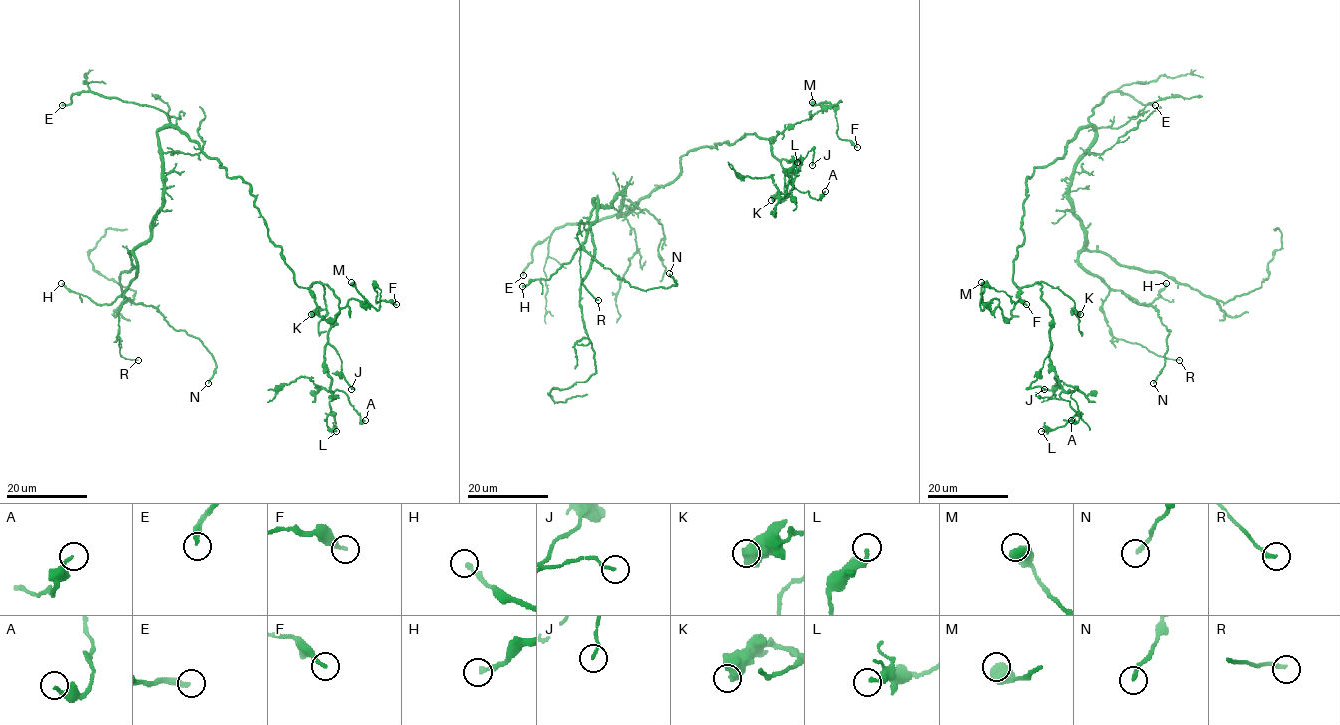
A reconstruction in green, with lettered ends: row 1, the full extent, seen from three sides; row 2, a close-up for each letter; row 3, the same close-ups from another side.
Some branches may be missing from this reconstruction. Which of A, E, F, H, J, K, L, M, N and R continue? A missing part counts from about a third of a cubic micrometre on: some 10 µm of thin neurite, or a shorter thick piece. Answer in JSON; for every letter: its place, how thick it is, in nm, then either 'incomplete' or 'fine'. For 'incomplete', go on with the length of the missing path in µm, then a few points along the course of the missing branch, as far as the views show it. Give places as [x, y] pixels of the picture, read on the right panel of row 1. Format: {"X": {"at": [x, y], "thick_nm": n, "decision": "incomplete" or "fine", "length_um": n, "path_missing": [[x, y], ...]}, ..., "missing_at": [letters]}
{"A": {"at": [1071, 420], "thick_nm": 220, "decision": "fine"}, "E": {"at": [1155, 105], "thick_nm": 320, "decision": "incomplete", "length_um": 140}, "F": {"at": [1026, 304], "thick_nm": 220, "decision": "fine"}, "H": {"at": [1166, 283], "thick_nm": 220, "decision": "incomplete", "length_um": 30}, "J": {"at": [1044, 389], "thick_nm": 160, "decision": "fine"}, "K": {"at": [1080, 314], "thick_nm": 650, "decision": "incomplete", "length_um": 4}, "L": {"at": [1041, 431], "thick_nm": 260, "decision": "fine"}, "M": {"at": [981, 282], "thick_nm": 650, "decision": "fine"}, "N": {"at": [1153, 383], "thick_nm": 200, "decision": "fine"}, "R": {"at": [1179, 360], "thick_nm": 200, "decision": "fine"}, "missing_at": ["E", "H", "K"]}

